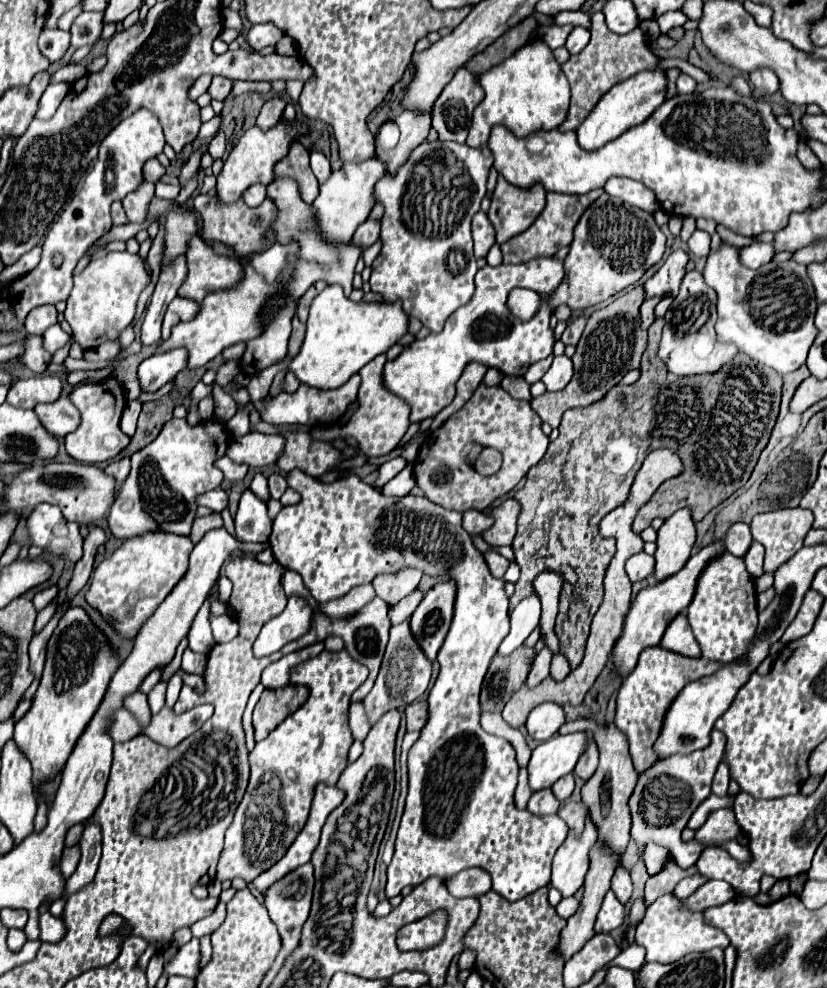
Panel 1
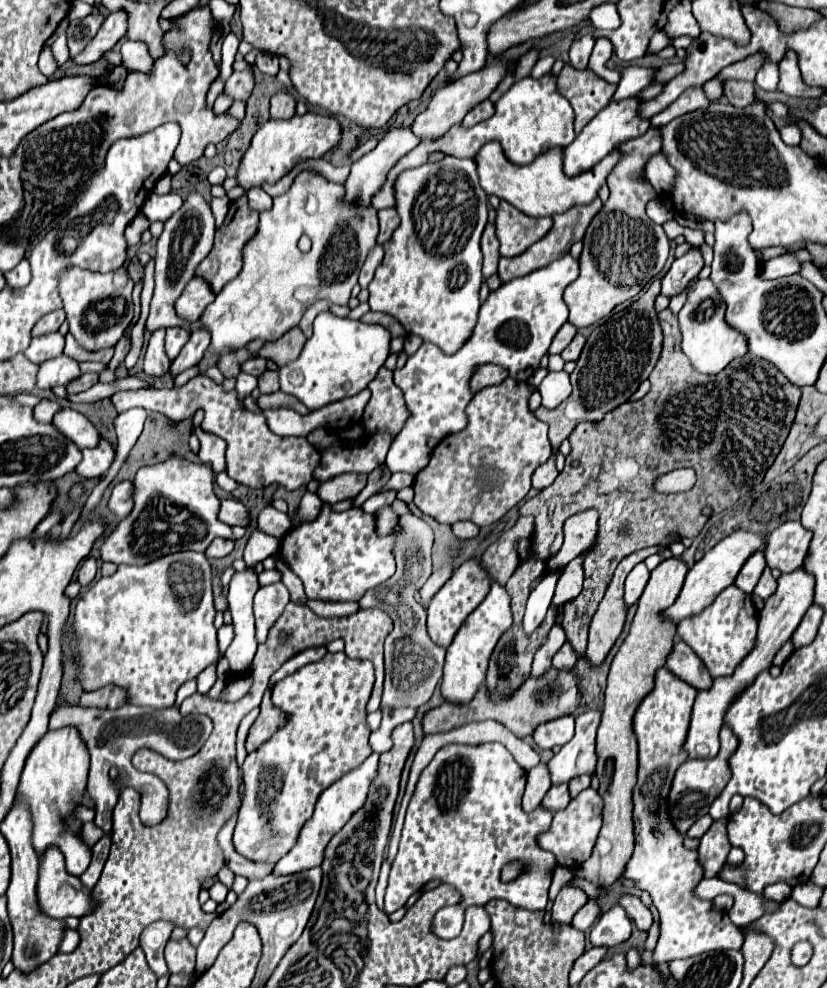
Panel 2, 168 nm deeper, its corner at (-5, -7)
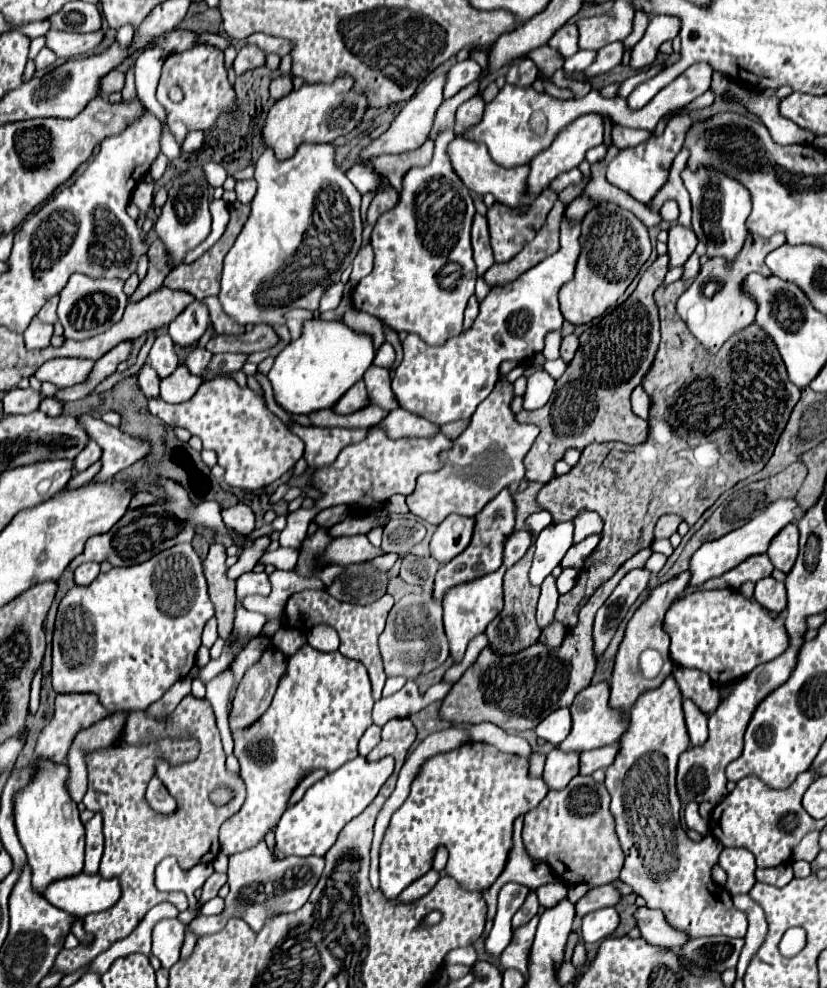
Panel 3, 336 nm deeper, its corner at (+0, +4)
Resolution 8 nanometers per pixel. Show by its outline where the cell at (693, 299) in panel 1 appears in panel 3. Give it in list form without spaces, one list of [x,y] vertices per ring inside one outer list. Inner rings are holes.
[[[775,234],[771,238],[747,236],[745,248],[741,250],[741,256],[737,256],[733,268],[725,268],[725,260],[721,260],[721,258],[711,258],[701,266],[701,272],[695,278],[695,282],[681,294],[681,298],[677,302],[677,314],[687,324],[689,332],[697,338],[697,342],[711,356],[715,356],[719,352],[719,348],[733,334],[737,334],[739,330],[753,324],[757,306],[753,306],[753,300],[749,300],[749,296],[745,296],[741,292],[741,280],[751,272],[761,272],[761,274],[769,276],[771,272],[765,264],[765,256],[771,250],[779,248],[781,244],[785,244],[785,236],[781,236],[781,234]]]

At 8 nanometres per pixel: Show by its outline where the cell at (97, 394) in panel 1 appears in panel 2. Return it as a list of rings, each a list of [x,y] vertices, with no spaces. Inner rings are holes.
[[[102,439],[96,449],[82,449],[82,455],[84,459],[76,467],[80,477],[100,477],[110,469],[114,461],[114,449],[106,439]]]

